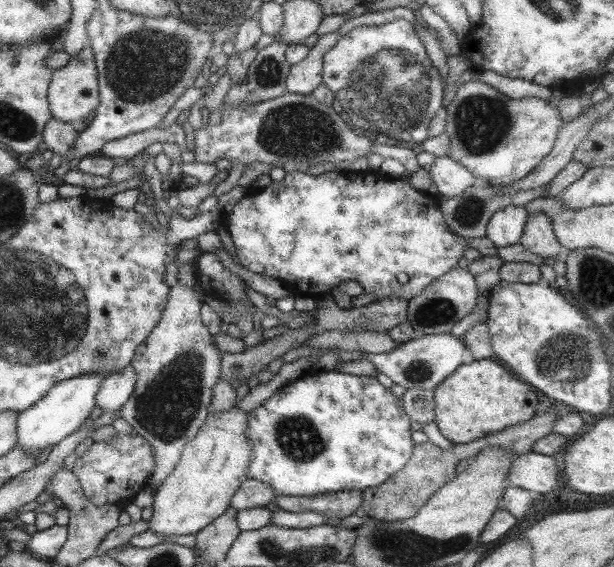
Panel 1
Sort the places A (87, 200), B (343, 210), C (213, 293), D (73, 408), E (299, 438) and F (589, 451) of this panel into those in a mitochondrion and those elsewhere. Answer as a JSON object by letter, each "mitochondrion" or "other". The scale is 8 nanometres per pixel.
{"A":"other","B":"other","C":"other","D":"other","E":"mitochondrion","F":"other"}

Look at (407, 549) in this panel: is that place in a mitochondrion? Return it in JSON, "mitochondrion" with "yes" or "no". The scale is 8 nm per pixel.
{"mitochondrion":"yes"}

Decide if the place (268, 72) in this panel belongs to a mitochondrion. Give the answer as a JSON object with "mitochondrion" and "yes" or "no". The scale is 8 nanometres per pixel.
{"mitochondrion":"yes"}

